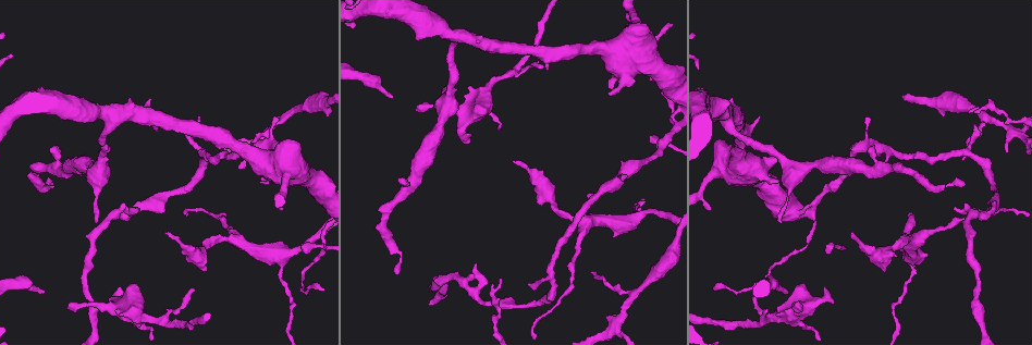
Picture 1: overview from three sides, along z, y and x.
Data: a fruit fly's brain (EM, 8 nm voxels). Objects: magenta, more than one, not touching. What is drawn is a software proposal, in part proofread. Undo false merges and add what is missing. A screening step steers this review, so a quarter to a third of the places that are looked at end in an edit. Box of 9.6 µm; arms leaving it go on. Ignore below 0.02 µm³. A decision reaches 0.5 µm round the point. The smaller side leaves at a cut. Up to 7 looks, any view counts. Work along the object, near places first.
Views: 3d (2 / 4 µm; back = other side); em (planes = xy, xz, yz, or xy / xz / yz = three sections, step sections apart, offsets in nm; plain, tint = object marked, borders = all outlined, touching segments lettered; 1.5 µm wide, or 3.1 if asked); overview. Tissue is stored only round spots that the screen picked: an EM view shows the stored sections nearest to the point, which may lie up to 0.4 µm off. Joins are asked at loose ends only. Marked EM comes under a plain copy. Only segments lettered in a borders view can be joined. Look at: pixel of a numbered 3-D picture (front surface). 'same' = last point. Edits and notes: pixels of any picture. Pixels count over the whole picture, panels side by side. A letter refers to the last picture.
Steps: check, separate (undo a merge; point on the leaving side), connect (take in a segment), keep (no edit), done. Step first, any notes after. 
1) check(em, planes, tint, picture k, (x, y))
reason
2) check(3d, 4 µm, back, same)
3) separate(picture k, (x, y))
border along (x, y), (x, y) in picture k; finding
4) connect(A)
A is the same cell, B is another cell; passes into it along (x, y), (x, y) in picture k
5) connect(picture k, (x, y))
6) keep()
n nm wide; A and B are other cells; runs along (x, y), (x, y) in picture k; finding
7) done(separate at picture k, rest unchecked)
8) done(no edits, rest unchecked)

check(em, planes, borders, picture 1, (853, 233))

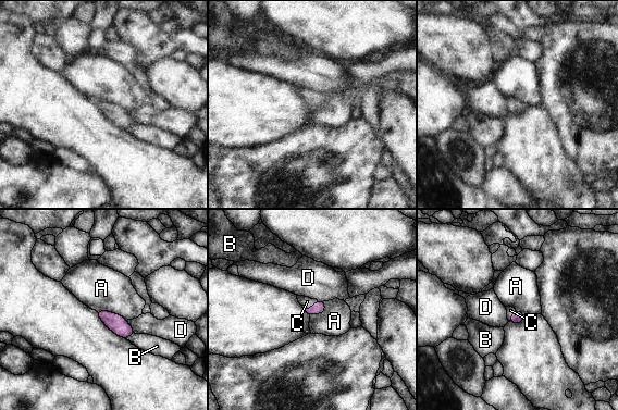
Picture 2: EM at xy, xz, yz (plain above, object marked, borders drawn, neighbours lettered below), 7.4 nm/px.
connect(C)
C is the same cell, A, B and D are other cells; passes into it along (320, 306), (311, 307), (307, 301) in picture 2; the neuron continues

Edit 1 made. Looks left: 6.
check(3d, 2 µm, back, picture 1, (96, 222))
thin end

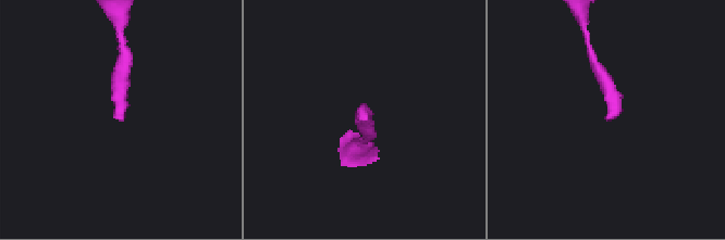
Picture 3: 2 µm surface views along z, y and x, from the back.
check(em, planes, borders, picture 3, (122, 121))
need the tissue

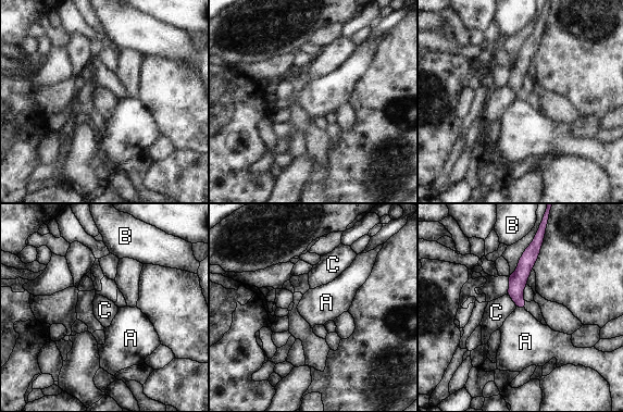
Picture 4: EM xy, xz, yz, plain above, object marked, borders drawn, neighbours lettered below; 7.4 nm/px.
keep()
A, B and C are other cells; border along (516, 306), (524, 309) in picture 4; no lettered segment goes on from it

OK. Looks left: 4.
check(3d, 2 µm, picture 1, (864, 120))
an open end

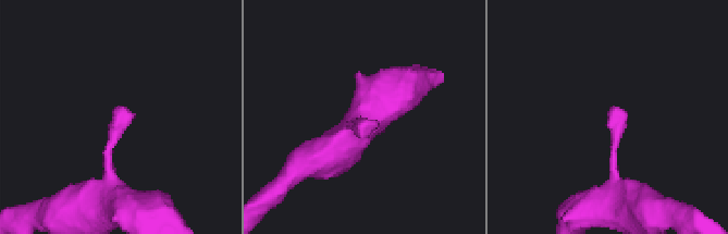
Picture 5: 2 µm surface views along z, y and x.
check(em, xy, step 4, borders, picture 5, (374, 120))
shape alone is not enough

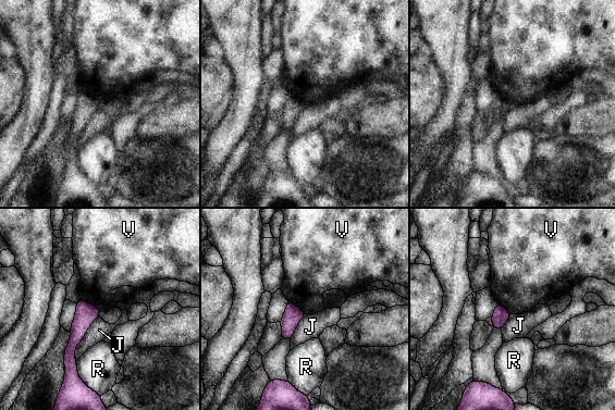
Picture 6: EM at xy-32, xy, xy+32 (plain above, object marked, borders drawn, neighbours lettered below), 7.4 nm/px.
check(em, planes, borders, same)

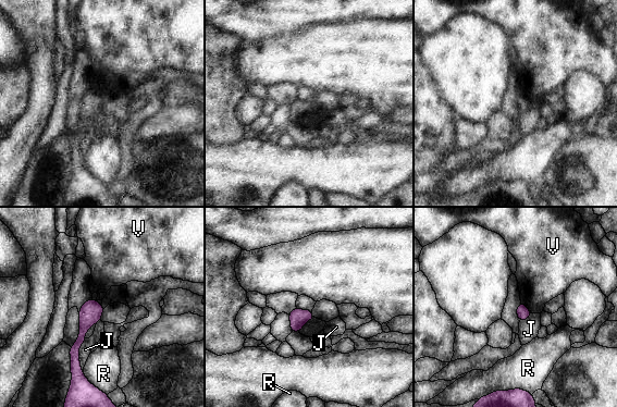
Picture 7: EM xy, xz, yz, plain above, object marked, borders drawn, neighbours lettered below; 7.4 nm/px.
keep()
J, R and V are other cells; border along (86, 338), (78, 348), (83, 372) in picture 7; no lettered segment goes on from it

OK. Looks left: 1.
done(connect at picture 2, rest unchecked)

